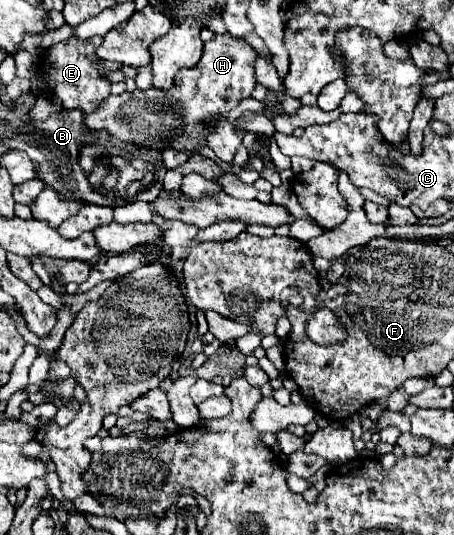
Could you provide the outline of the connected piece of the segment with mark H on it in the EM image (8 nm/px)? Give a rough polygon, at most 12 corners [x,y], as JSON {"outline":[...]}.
{"outline":[[238,36],[204,44],[168,90],[110,96],[84,124],[138,148],[198,152],[256,88]]}

